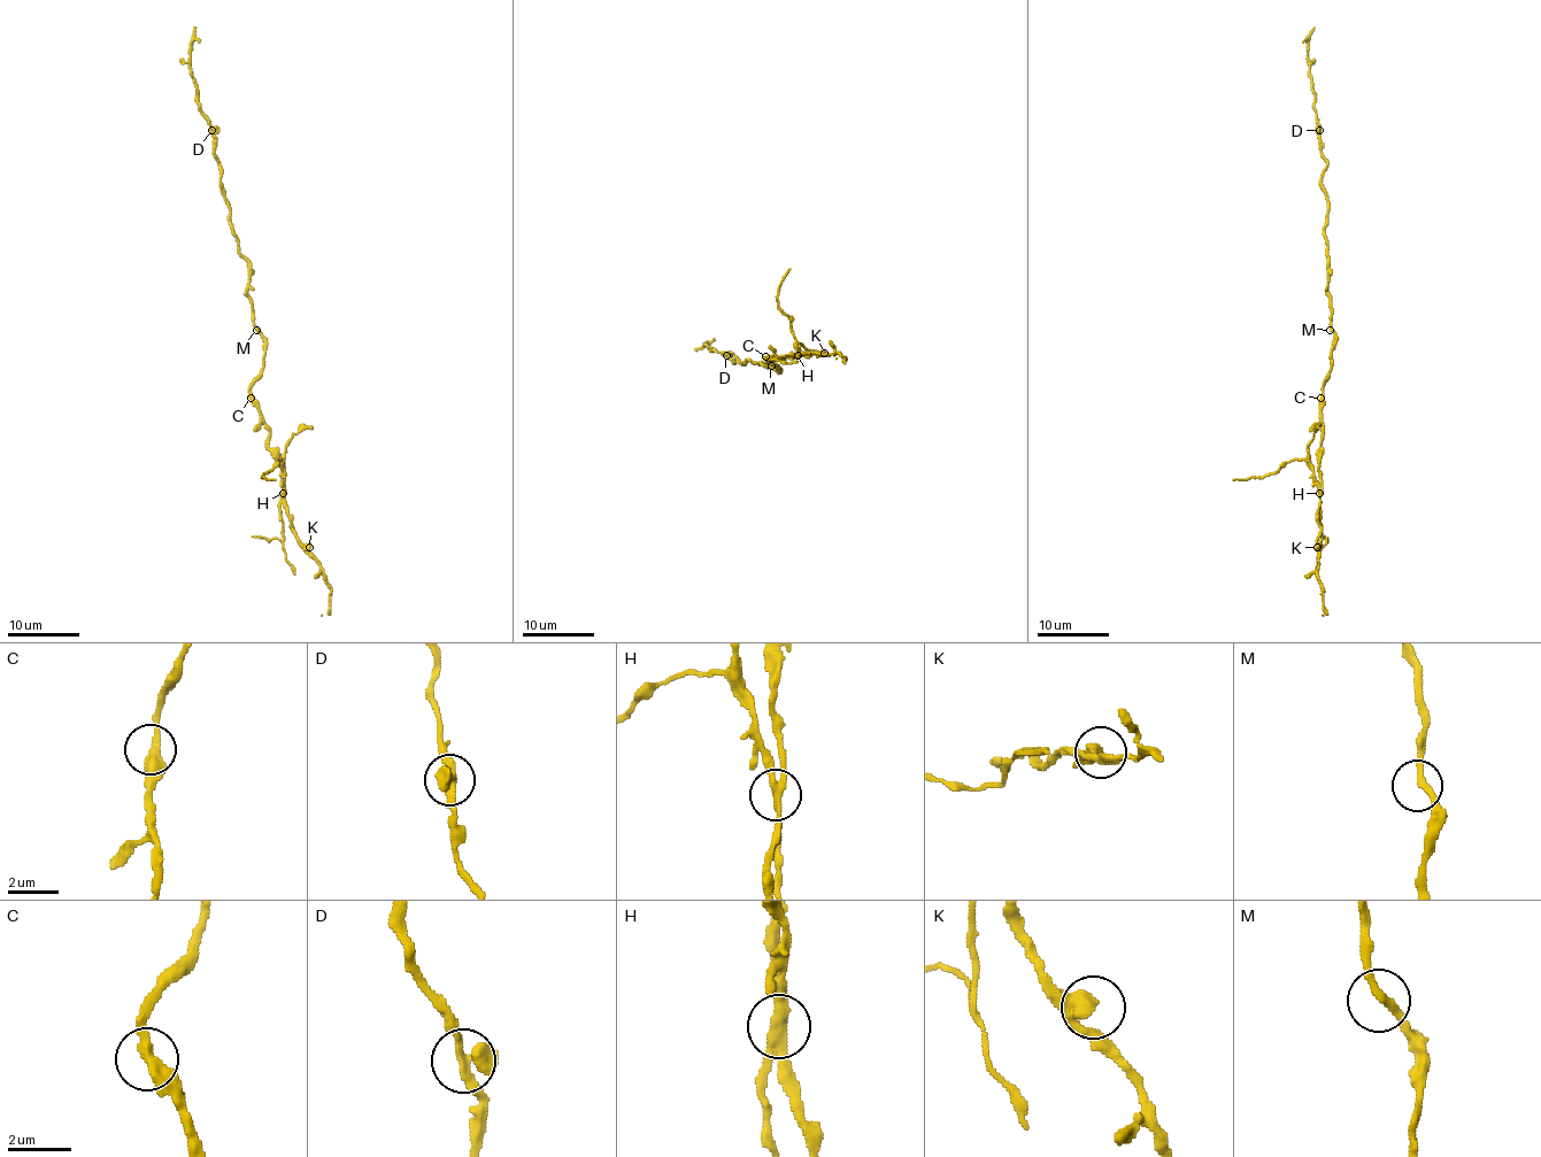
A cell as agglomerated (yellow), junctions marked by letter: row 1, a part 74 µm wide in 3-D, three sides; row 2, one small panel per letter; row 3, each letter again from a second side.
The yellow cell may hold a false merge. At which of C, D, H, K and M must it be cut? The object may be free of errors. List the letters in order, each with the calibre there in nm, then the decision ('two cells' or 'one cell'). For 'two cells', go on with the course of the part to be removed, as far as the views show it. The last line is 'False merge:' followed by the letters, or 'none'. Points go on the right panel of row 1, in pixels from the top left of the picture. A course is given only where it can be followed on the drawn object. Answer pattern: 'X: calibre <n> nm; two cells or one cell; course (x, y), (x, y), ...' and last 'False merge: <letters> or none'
C: calibre 360 nm; one cell
D: calibre 360 nm; one cell
H: calibre 360 nm; two cells; course (1319, 494), (1314, 469), (1304, 460), (1291, 460), (1271, 475), (1233, 479)
K: calibre 400 nm; one cell
M: calibre 240 nm; one cell
False merge: H

